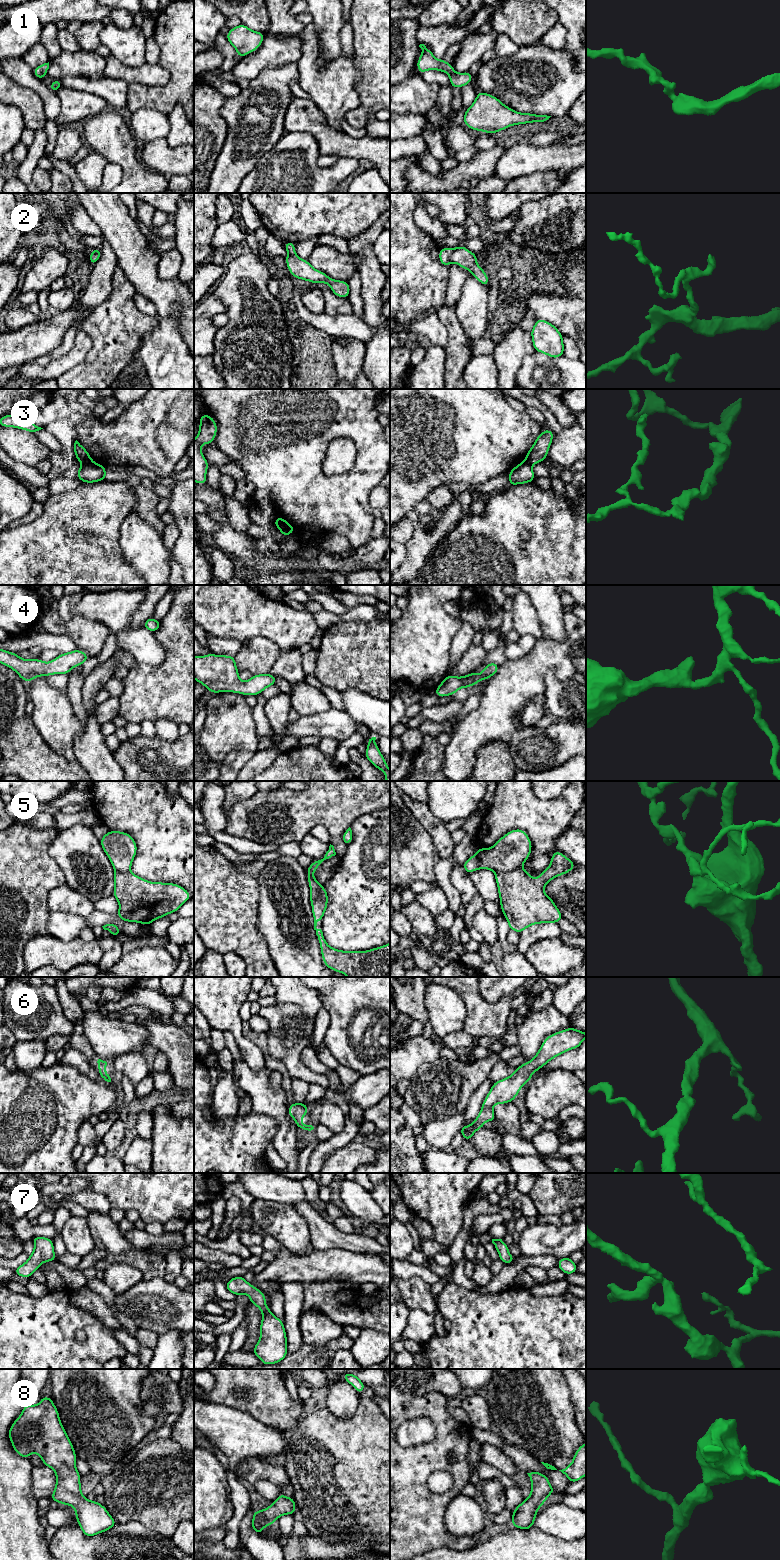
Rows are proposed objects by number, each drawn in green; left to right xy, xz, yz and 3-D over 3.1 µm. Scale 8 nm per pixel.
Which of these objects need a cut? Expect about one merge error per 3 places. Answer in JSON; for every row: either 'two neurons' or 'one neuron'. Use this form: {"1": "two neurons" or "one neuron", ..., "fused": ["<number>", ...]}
{"1": "one neuron", "2": "two neurons", "3": "two neurons", "4": "one neuron", "5": "two neurons", "6": "one neuron", "7": "one neuron", "8": "one neuron", "fused": ["2", "3", "5"]}

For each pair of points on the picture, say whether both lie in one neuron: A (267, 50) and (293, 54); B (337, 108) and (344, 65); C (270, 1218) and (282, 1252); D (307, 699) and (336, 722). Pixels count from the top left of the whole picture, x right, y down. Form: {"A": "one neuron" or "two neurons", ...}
{"A": "one neuron", "B": "one neuron", "C": "two neurons", "D": "two neurons"}

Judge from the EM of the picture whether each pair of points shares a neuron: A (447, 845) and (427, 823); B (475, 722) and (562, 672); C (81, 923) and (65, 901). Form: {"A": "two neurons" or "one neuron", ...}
{"A": "one neuron", "B": "one neuron", "C": "two neurons"}

